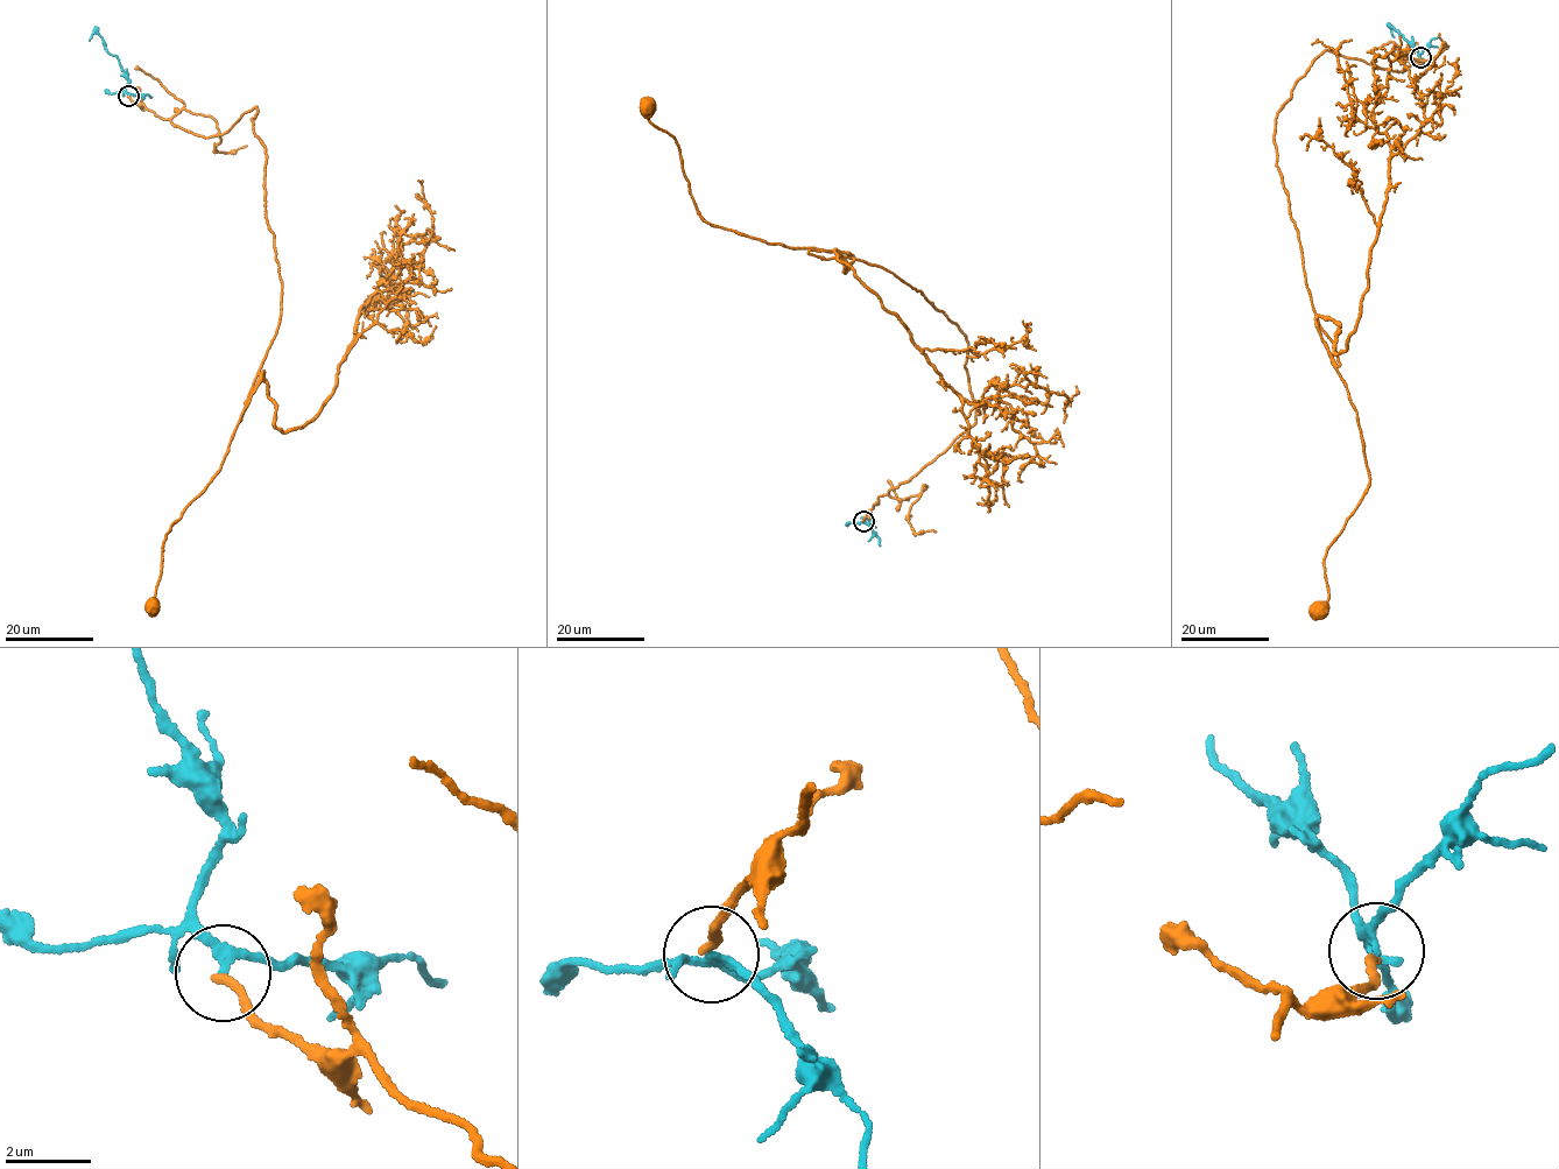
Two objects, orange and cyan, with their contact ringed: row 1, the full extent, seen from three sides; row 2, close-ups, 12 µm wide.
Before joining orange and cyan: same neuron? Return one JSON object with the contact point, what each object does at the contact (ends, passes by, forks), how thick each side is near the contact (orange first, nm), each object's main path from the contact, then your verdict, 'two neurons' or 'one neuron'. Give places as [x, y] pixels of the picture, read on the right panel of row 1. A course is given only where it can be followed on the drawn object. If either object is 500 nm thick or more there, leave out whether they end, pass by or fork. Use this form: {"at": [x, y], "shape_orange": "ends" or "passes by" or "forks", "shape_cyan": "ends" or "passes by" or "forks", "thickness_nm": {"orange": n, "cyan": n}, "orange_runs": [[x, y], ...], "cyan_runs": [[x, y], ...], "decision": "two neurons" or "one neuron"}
{"at": [1420, 57], "shape_orange": "ends", "shape_cyan": "passes by", "thickness_nm": {"orange": 190, "cyan": 180}, "orange_runs": [[1420, 58], [1402, 71], [1328, 50], [1275, 118], [1305, 282], [1369, 480], [1327, 549], [1327, 603], [1317, 608]], "cyan_runs": [[1420, 57], [1413, 44], [1391, 27], [1394, 37]], "decision": "two neurons"}

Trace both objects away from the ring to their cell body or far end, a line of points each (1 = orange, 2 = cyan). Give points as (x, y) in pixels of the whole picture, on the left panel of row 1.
1: (128, 97), (204, 136), (225, 133), (254, 107), (282, 284), (280, 324), (219, 472), (166, 536), (154, 605)
2: (128, 96), (128, 79), (119, 60), (107, 51), (103, 39), (96, 33), (90, 41)

